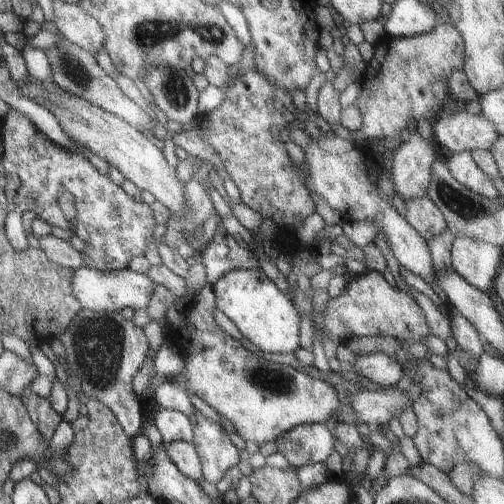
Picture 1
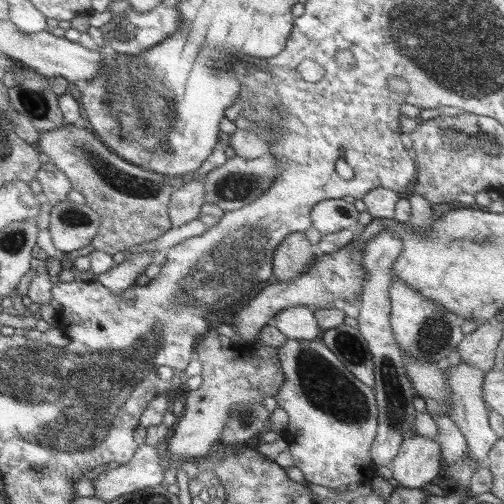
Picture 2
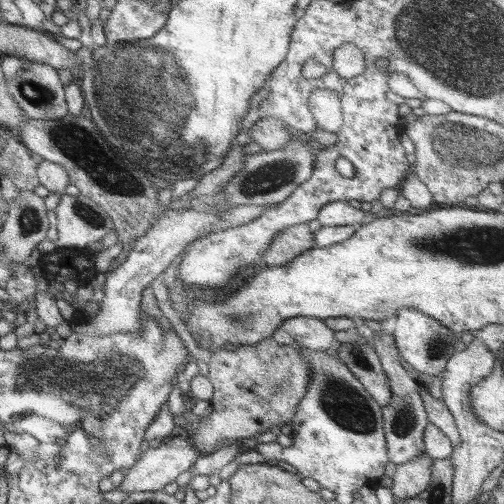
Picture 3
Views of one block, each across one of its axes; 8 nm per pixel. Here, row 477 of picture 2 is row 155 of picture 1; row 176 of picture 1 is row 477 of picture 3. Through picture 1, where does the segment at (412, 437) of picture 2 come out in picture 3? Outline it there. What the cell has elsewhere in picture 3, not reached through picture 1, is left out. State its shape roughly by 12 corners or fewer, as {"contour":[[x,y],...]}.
{"contour":[[421,452],[391,476],[393,502],[417,498],[431,480]]}

